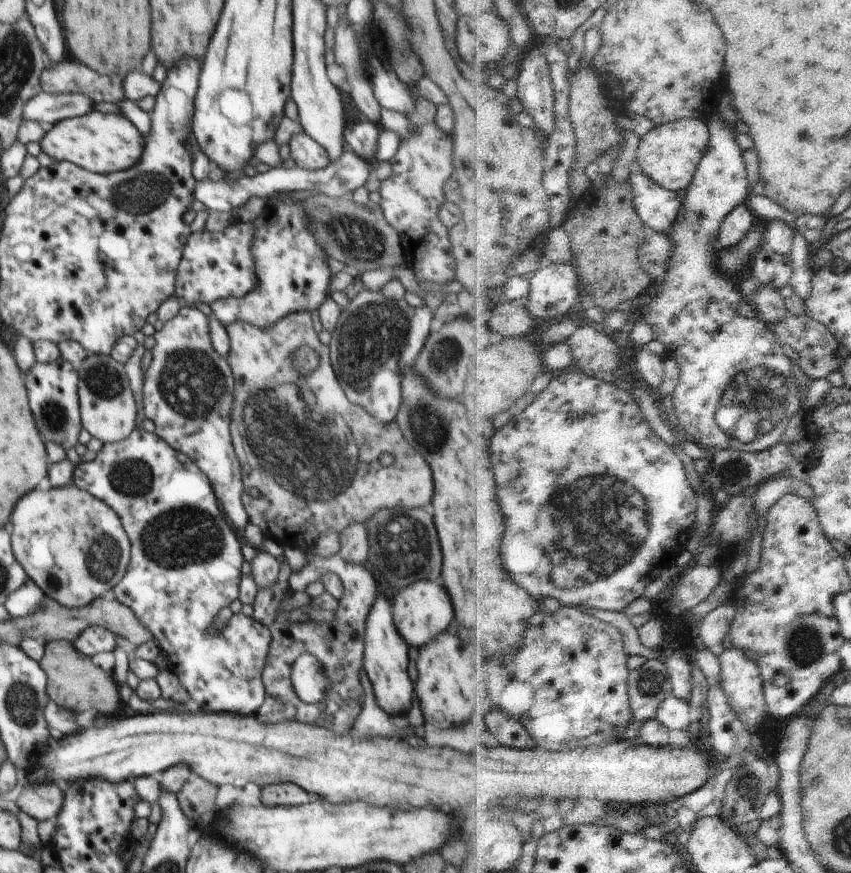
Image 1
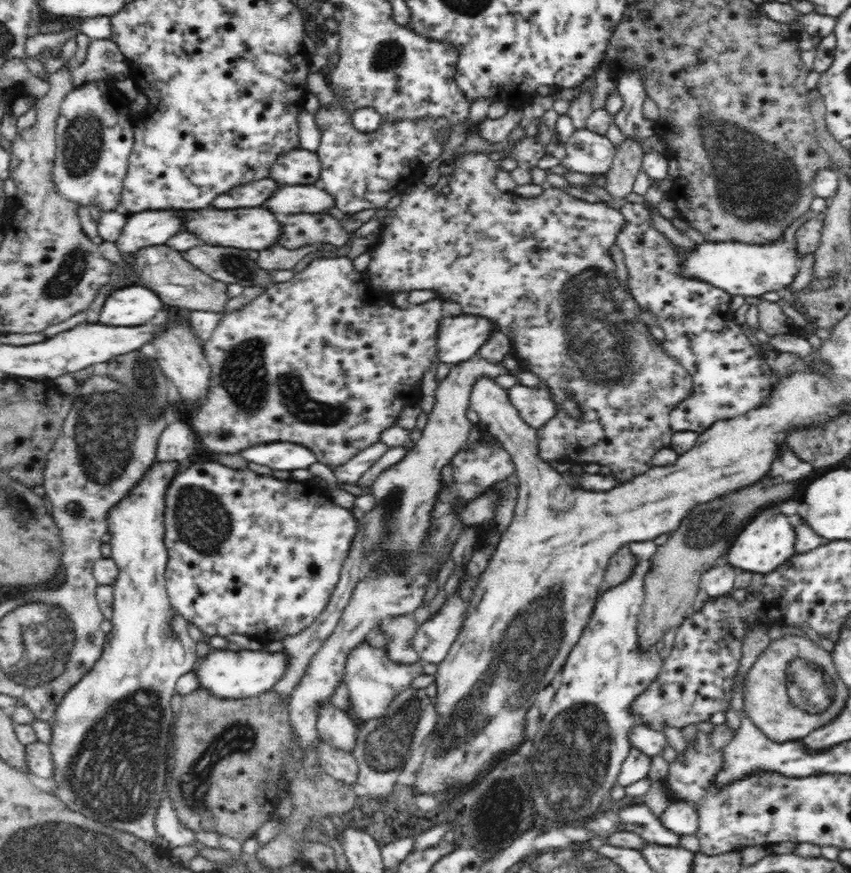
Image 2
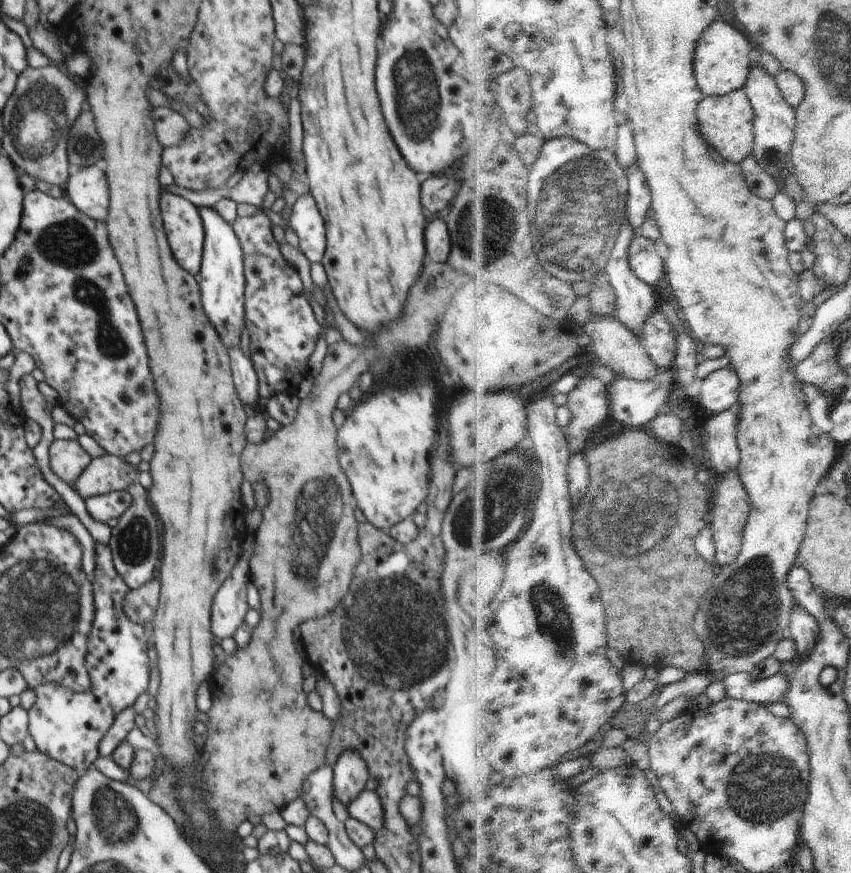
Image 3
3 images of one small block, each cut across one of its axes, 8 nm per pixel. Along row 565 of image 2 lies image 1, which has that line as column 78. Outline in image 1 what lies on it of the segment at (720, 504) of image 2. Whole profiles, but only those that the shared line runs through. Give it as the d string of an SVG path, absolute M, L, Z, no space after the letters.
M59 639L44 643L45 652L39 666L47 677L47 696L49 701L55 703L60 709L71 711L75 714L94 709L98 712L112 714L114 708L121 704L119 686L116 688L114 674L104 673L98 664L81 654L74 643Z

